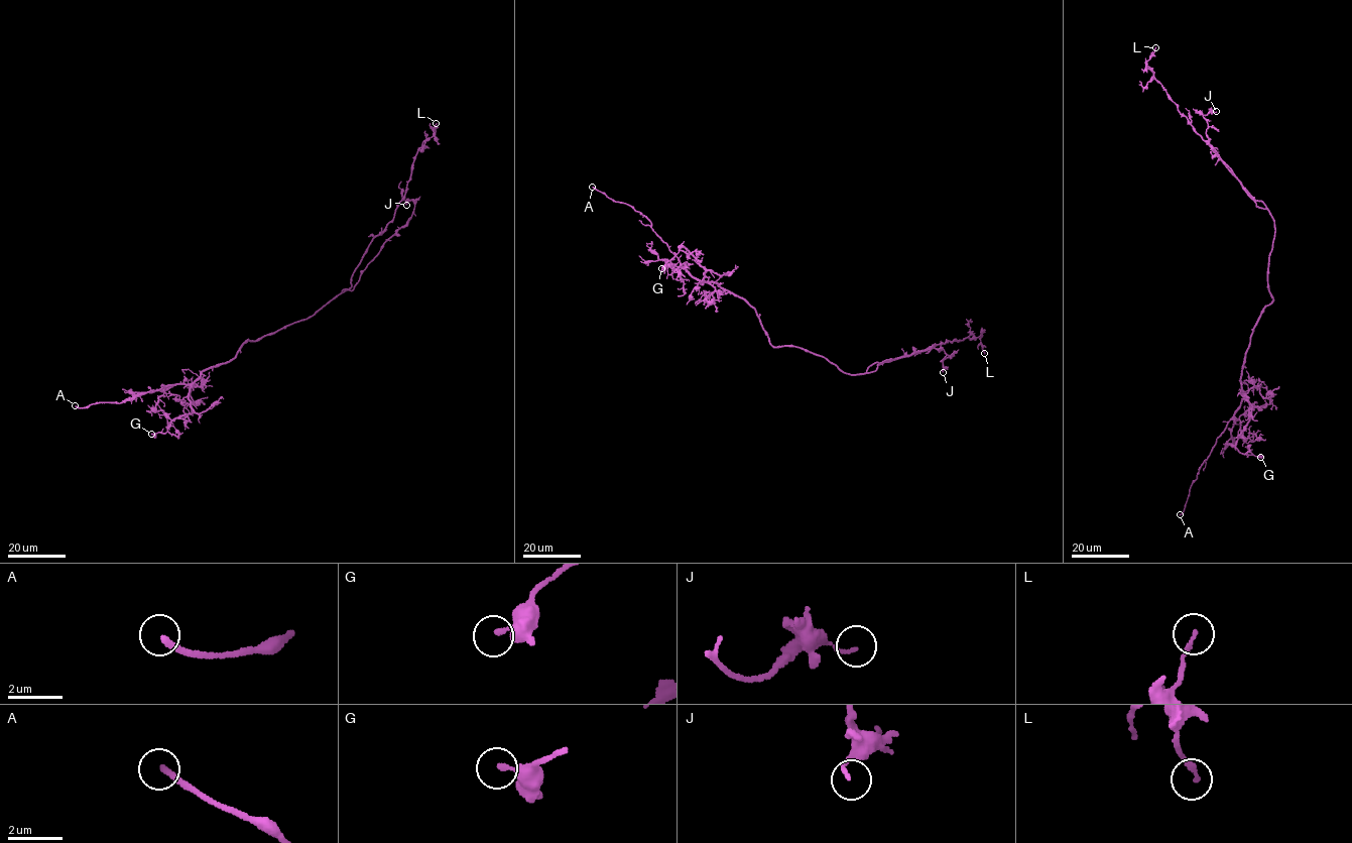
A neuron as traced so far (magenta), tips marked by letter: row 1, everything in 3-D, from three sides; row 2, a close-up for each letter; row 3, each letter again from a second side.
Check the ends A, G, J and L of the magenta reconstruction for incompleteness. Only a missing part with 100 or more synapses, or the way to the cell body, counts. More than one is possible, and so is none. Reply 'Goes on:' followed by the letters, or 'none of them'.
Goes on: A

